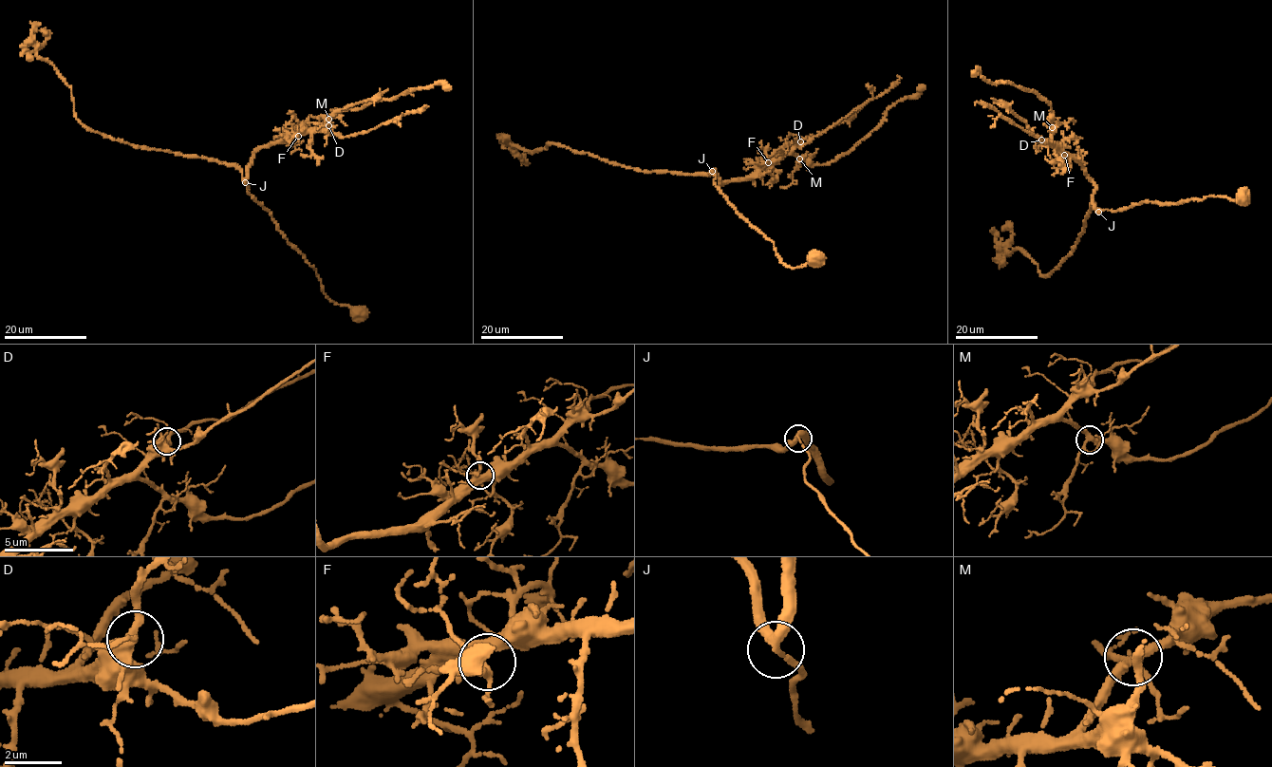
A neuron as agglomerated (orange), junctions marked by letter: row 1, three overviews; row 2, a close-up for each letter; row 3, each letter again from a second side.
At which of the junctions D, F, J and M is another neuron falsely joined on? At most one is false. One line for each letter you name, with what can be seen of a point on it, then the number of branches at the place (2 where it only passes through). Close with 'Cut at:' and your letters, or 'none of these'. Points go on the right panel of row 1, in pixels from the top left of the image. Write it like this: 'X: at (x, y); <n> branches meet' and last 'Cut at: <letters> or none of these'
Cut at: none of these

